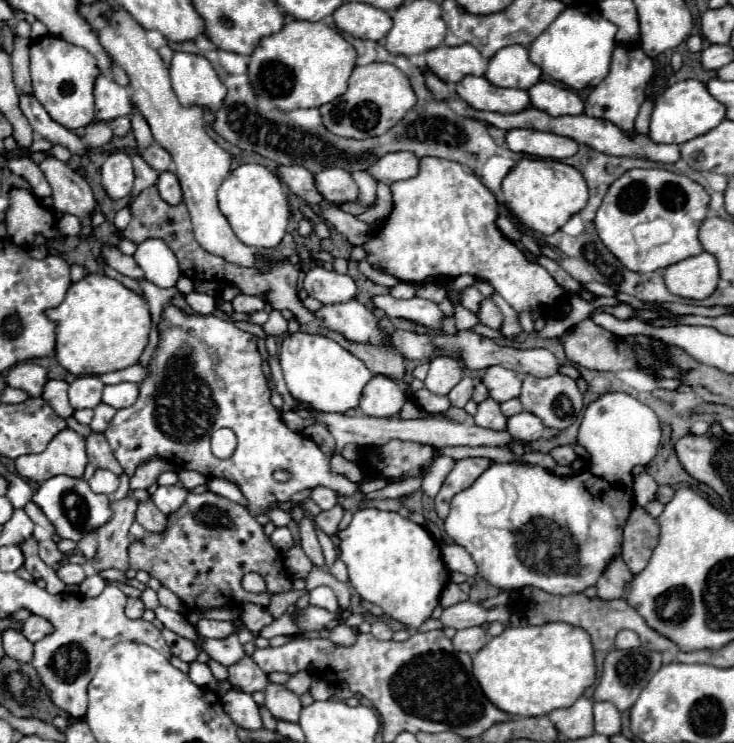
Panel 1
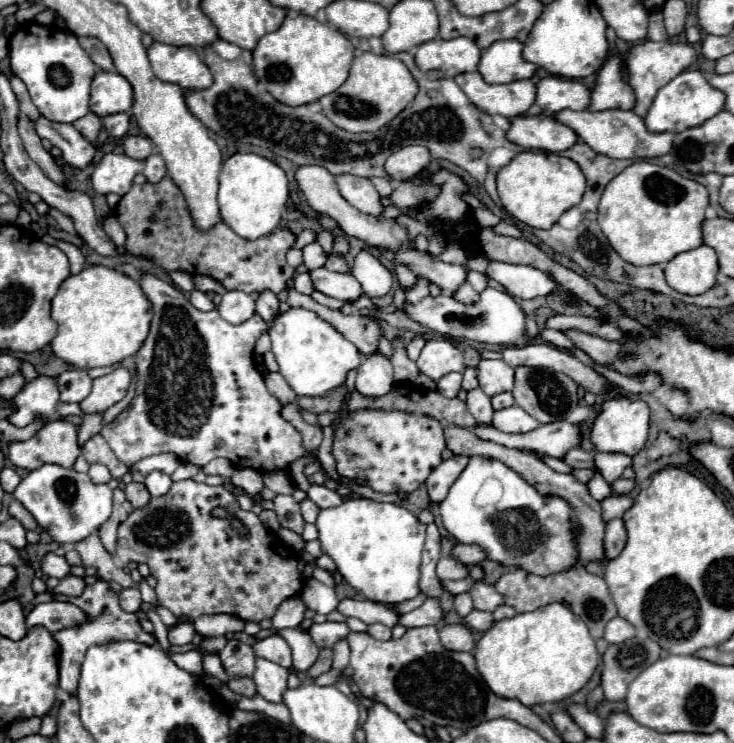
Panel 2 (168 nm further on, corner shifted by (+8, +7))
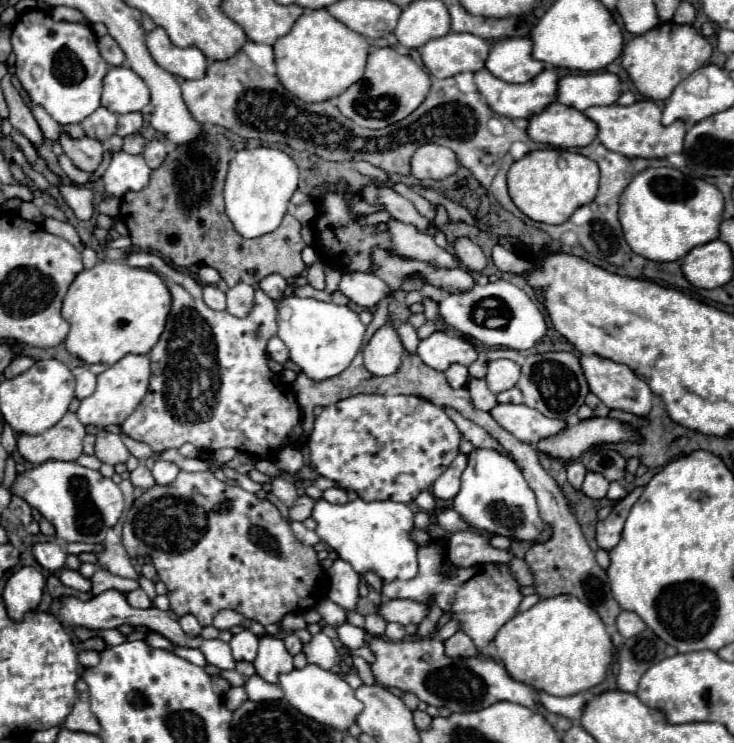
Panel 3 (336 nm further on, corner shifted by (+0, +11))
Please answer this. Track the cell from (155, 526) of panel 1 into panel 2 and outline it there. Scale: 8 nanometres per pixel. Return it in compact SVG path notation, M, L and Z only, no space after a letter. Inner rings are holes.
M129 482L125 486L125 496L133 504L133 508L141 508L141 506L145 506L151 500L145 484L139 484L139 482Z

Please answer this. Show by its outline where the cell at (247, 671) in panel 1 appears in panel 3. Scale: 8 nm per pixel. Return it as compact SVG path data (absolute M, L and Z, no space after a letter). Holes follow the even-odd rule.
M243 630L241 634L235 634L229 642L231 650L233 650L233 658L239 662L239 660L245 660L245 662L253 662L255 656L257 656L257 646L259 646L259 638L249 632L249 630Z

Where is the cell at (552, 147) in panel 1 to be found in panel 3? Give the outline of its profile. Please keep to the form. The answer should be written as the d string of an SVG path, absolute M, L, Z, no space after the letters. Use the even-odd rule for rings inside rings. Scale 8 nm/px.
M553 102L543 112L529 118L527 134L533 142L565 150L591 144L597 136L597 128L587 116L583 116L583 112Z

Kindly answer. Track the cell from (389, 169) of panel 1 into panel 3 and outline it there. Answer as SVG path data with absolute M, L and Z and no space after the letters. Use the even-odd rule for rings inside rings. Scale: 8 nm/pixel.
M425 144L417 148L417 152L411 156L411 176L419 180L425 180L425 178L443 180L453 172L457 172L457 168L459 168L459 162L455 154L445 146Z

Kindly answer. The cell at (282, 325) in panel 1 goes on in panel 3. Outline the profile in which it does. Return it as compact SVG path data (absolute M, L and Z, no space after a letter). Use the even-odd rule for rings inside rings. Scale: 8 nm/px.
M271 274L271 276L265 276L261 282L259 282L259 288L271 298L271 300L281 300L283 294L285 294L285 288L287 288L287 280L279 274Z

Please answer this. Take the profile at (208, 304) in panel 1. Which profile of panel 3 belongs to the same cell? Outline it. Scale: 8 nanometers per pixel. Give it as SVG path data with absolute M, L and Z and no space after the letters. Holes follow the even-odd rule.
M203 286L203 300L213 310L225 310L225 294L217 286Z

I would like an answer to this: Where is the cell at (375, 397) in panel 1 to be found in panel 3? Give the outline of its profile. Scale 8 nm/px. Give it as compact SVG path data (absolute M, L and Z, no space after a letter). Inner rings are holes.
M385 324L381 326L373 338L363 346L363 358L365 368L373 376L391 376L401 368L401 356L403 356L403 344L395 332L393 326Z

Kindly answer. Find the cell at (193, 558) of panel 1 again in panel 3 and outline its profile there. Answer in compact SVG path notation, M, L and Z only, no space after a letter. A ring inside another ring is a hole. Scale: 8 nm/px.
M179 472L179 476L175 478L173 484L169 486L153 486L149 490L145 490L131 506L131 510L127 512L127 518L123 522L123 546L127 548L127 554L131 558L151 558L153 566L157 568L157 576L159 580L167 586L167 598L171 602L171 610L177 616L185 616L185 614L193 614L201 626L209 626L213 622L213 614L217 614L219 610L235 610L241 612L245 618L255 620L263 626L267 624L277 624L281 622L281 618L289 612L305 612L307 608L317 606L323 598L325 598L325 578L323 578L323 568L317 560L317 552L311 546L301 544L289 524L281 518L279 510L275 504L271 504L269 500L261 500L255 494L245 492L239 486L231 486L227 482L221 482L213 476L213 472Z

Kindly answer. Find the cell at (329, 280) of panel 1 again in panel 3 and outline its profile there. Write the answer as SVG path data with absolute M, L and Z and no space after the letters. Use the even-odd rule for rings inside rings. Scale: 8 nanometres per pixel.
M347 272L343 274L341 282L339 282L339 290L357 306L363 308L371 308L375 306L387 292L387 284L383 280L379 280L373 274L367 272Z

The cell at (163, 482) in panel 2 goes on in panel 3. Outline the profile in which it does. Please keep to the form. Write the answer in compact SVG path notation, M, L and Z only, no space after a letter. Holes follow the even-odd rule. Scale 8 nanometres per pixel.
M157 460L155 466L153 466L153 478L157 484L165 486L165 484L171 484L179 474L179 468L173 464L173 462L163 462L163 460Z

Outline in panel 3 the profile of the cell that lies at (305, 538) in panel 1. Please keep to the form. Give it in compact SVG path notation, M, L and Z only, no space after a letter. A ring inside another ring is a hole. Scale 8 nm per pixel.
M275 478L275 480L271 482L271 494L273 494L279 502L283 502L287 508L291 508L291 506L295 504L295 500L299 498L295 484L293 484L293 482L287 482L287 480L281 480L281 478Z

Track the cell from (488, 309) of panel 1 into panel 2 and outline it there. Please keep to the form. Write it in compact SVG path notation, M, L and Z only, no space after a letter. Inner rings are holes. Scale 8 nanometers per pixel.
M467 280L453 292L453 298L459 300L459 302L463 302L463 304L473 304L473 300L477 300L477 296L479 294L471 288L471 284Z

